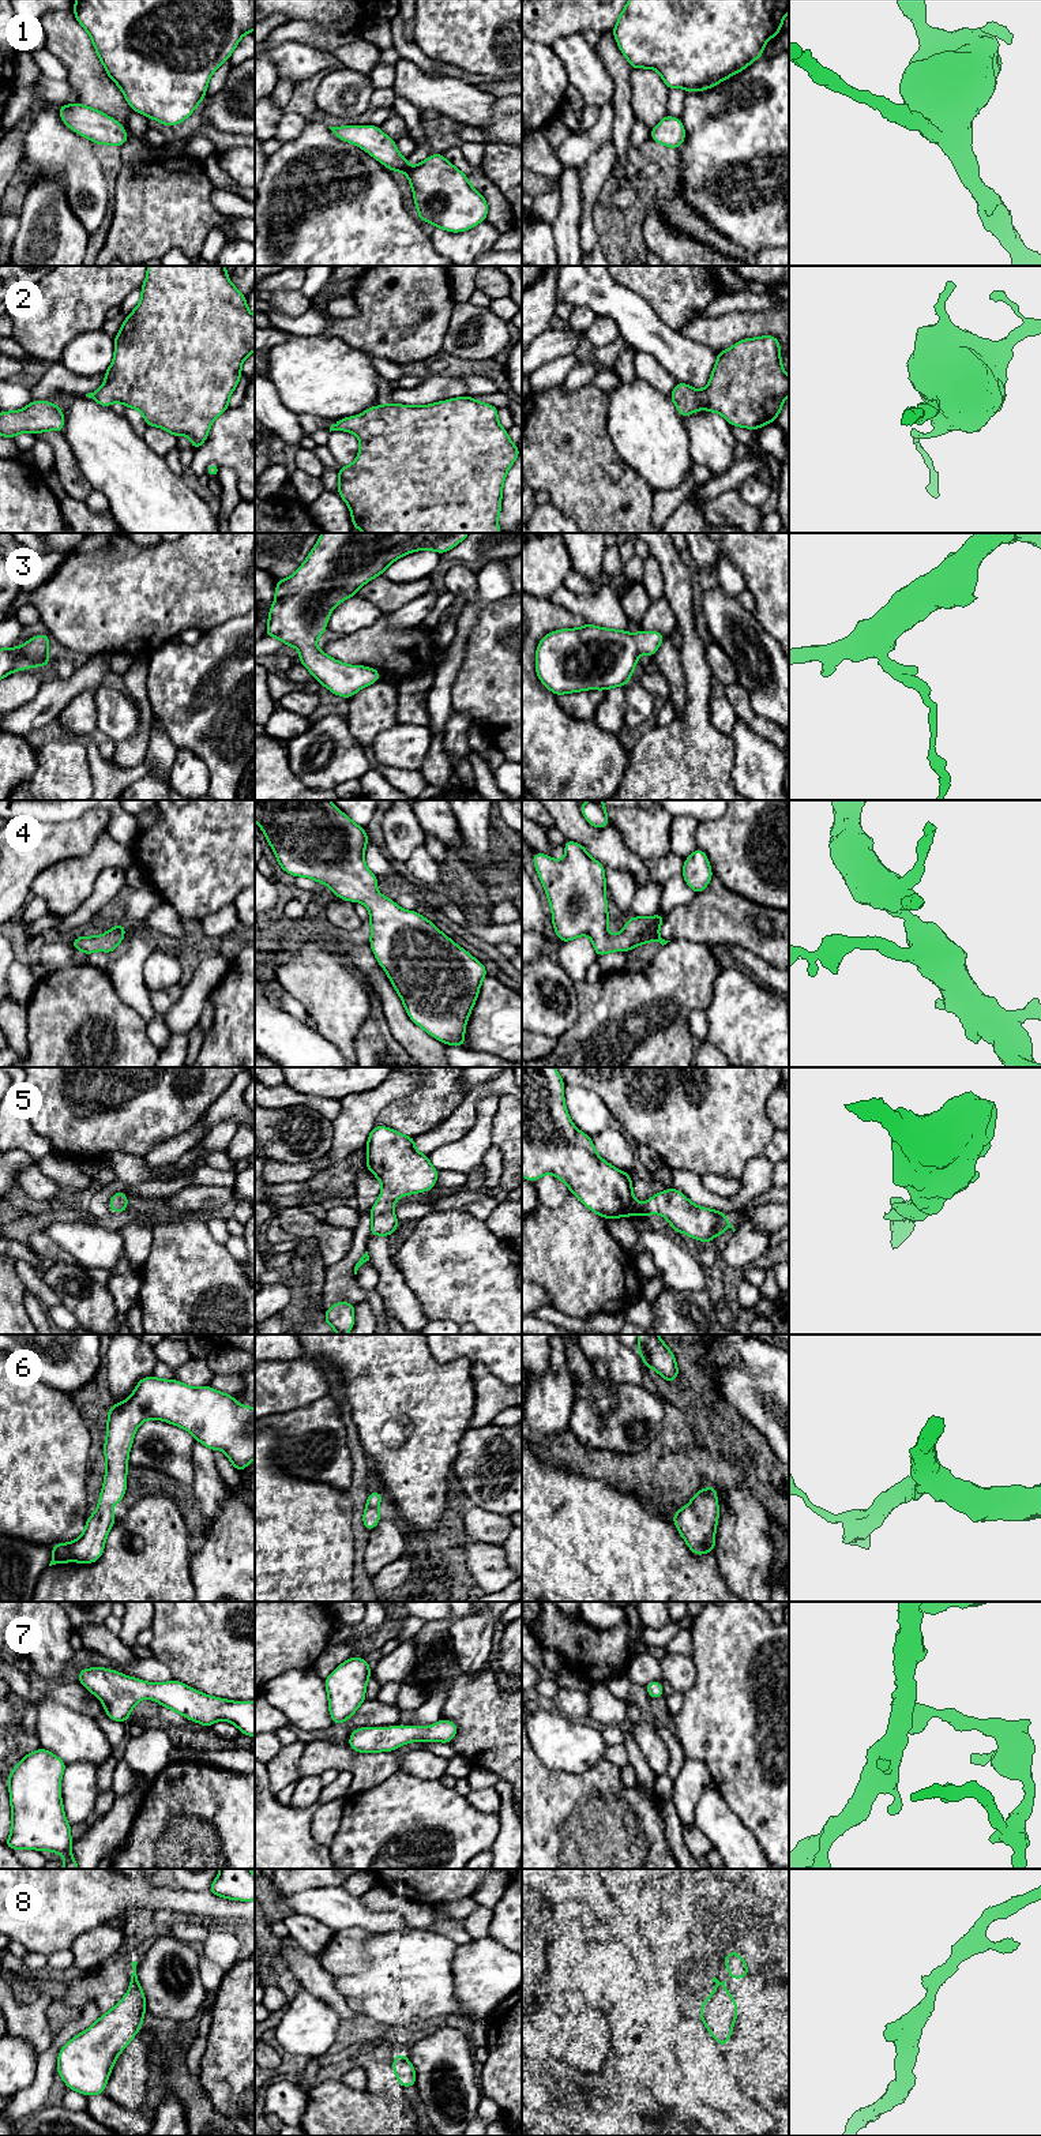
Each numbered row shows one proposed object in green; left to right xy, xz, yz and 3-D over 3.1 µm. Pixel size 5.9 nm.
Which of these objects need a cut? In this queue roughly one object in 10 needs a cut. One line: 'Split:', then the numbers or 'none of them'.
Split: none of them

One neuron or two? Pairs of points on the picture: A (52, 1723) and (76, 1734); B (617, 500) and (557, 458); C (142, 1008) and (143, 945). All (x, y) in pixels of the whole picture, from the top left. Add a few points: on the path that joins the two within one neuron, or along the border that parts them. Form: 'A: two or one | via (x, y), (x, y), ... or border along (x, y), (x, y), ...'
A: one | via (57, 1726), (71, 1734)
B: one | via (602, 495), (572, 465)
C: one | via (135, 993), (135, 960)

